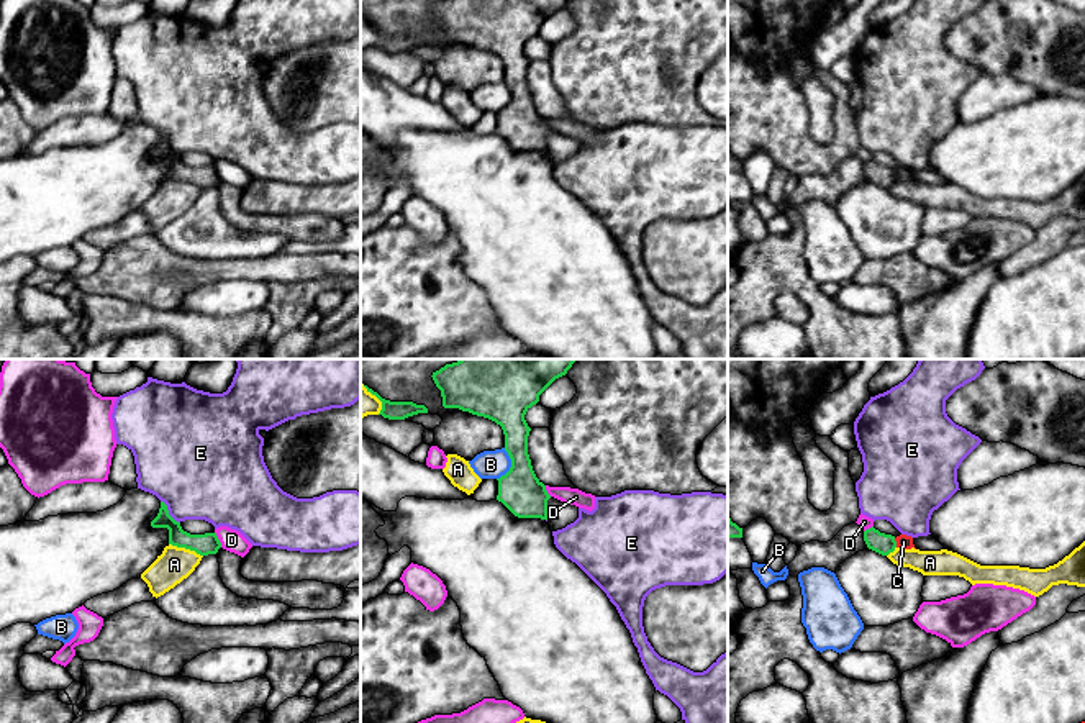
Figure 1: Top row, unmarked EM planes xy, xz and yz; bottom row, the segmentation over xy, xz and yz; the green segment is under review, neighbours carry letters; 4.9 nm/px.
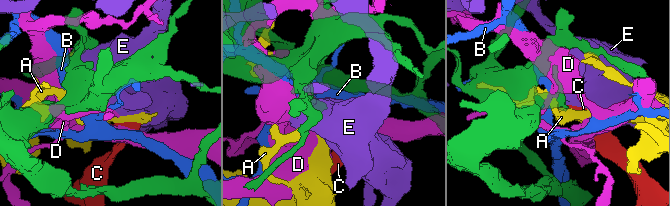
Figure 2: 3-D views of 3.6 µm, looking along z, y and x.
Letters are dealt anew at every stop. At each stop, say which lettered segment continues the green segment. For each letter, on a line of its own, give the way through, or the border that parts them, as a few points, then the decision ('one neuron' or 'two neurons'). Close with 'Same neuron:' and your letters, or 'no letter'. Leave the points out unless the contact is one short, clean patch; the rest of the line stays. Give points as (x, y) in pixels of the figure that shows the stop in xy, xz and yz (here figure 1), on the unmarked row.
A: two neurons
B: two neurons
C: along yz (894, 171), (897, 179) | two neurons
D: two neurons
E: two neurons
Same neuron: no letter

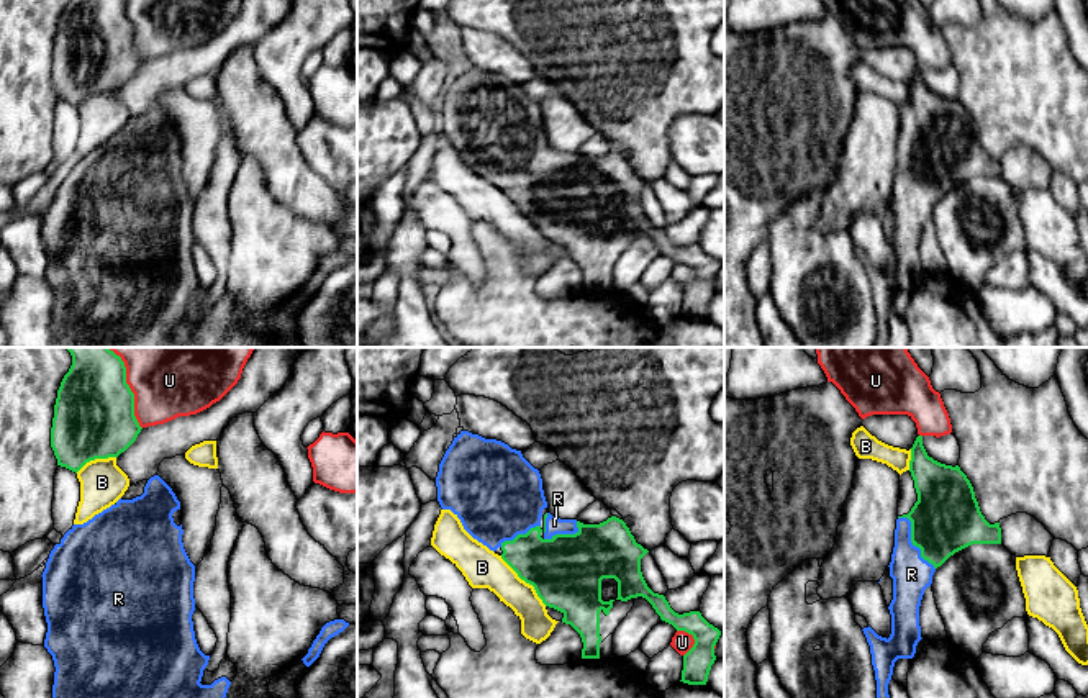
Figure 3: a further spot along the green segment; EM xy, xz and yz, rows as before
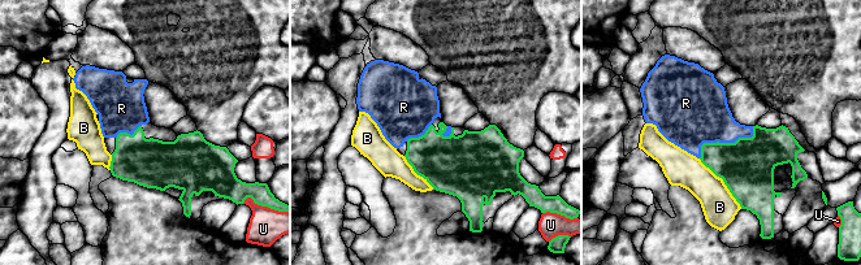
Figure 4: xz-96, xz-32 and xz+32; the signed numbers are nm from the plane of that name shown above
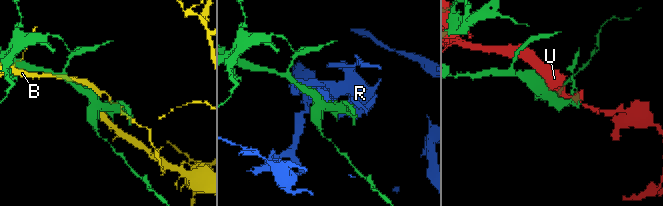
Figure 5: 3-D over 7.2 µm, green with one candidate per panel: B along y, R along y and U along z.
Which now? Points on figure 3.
B: two neurons
R: one neuron
U: two neurons
Same neuron: R

